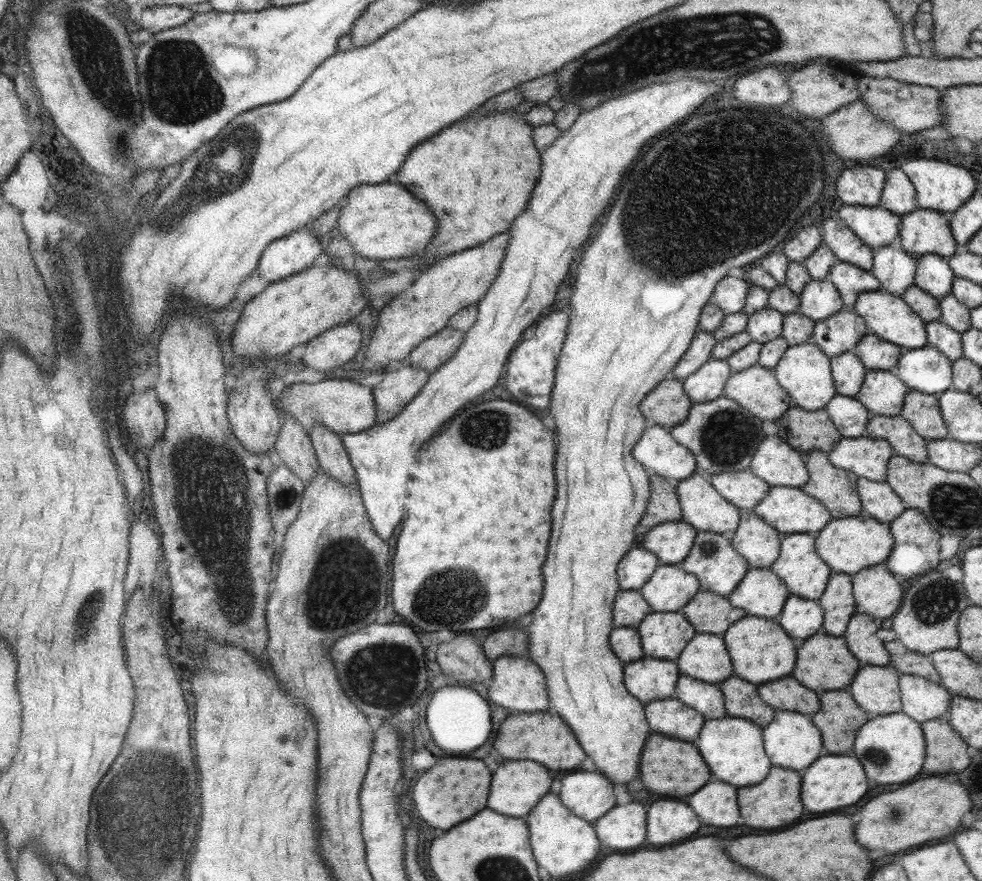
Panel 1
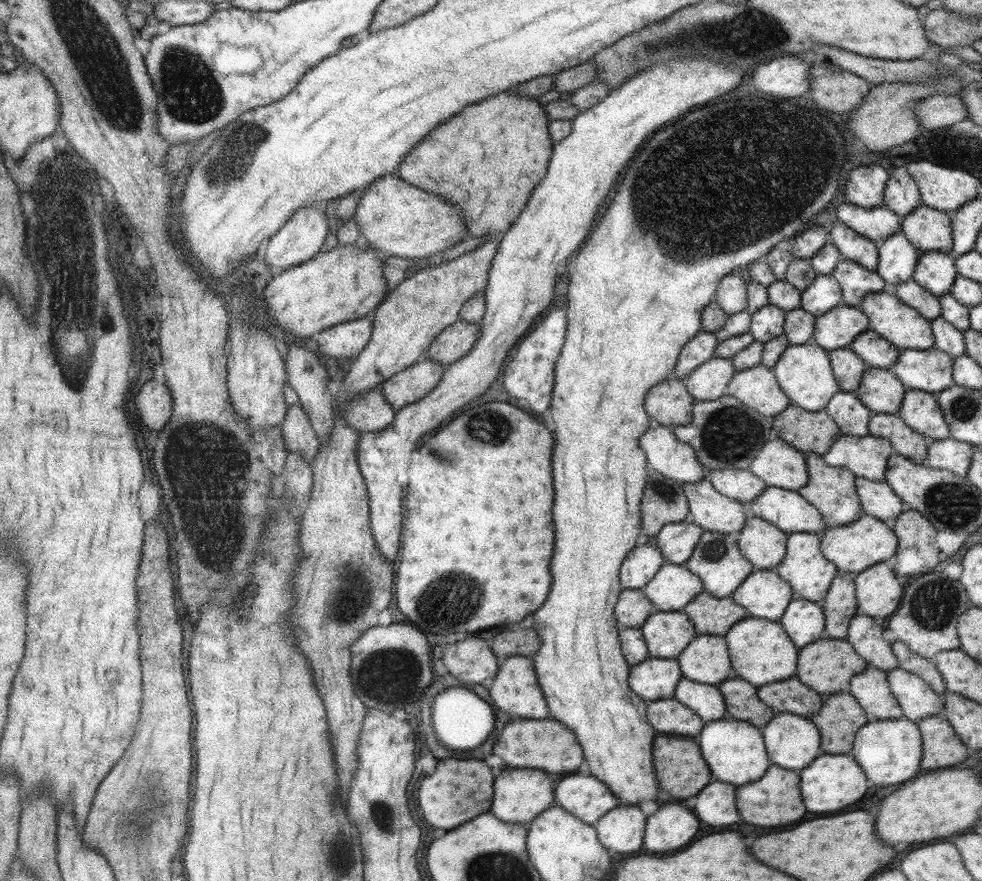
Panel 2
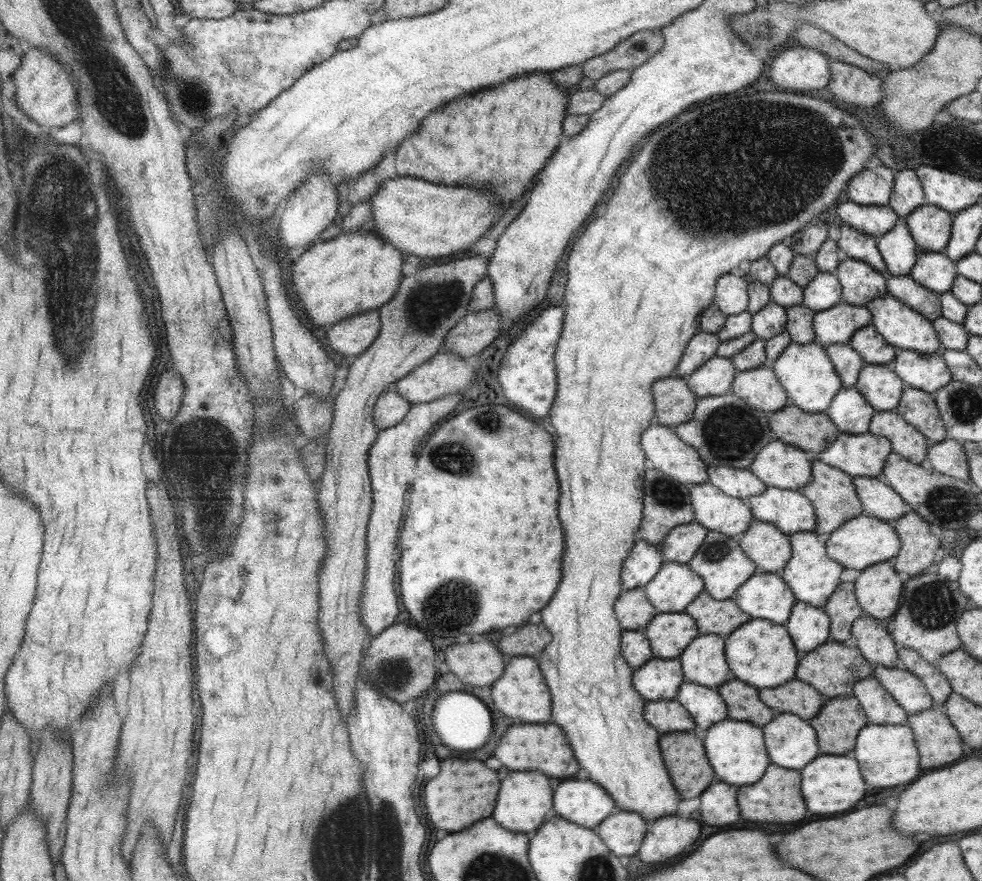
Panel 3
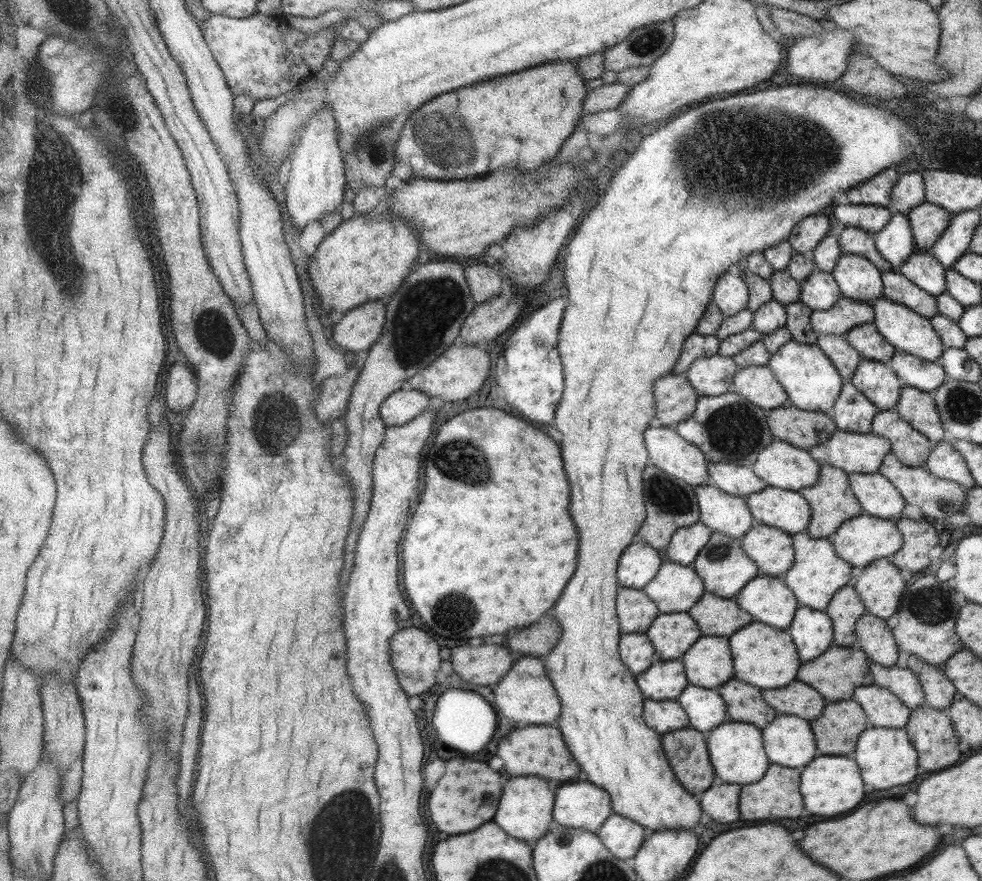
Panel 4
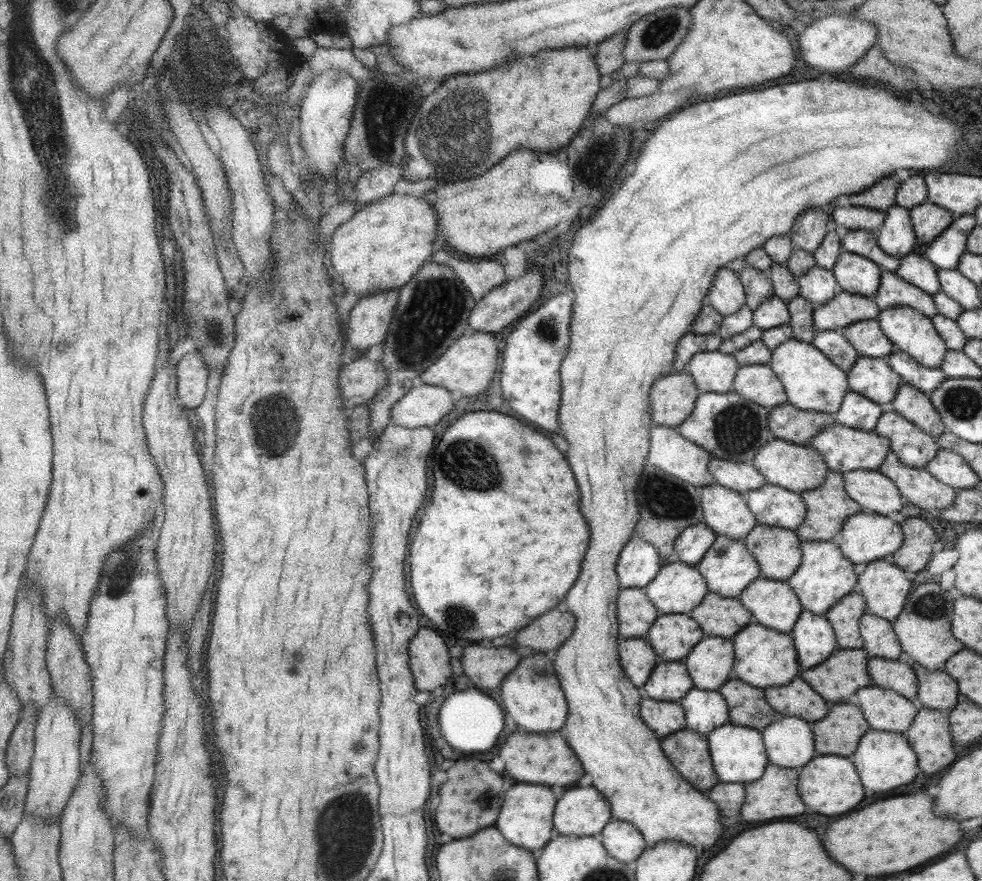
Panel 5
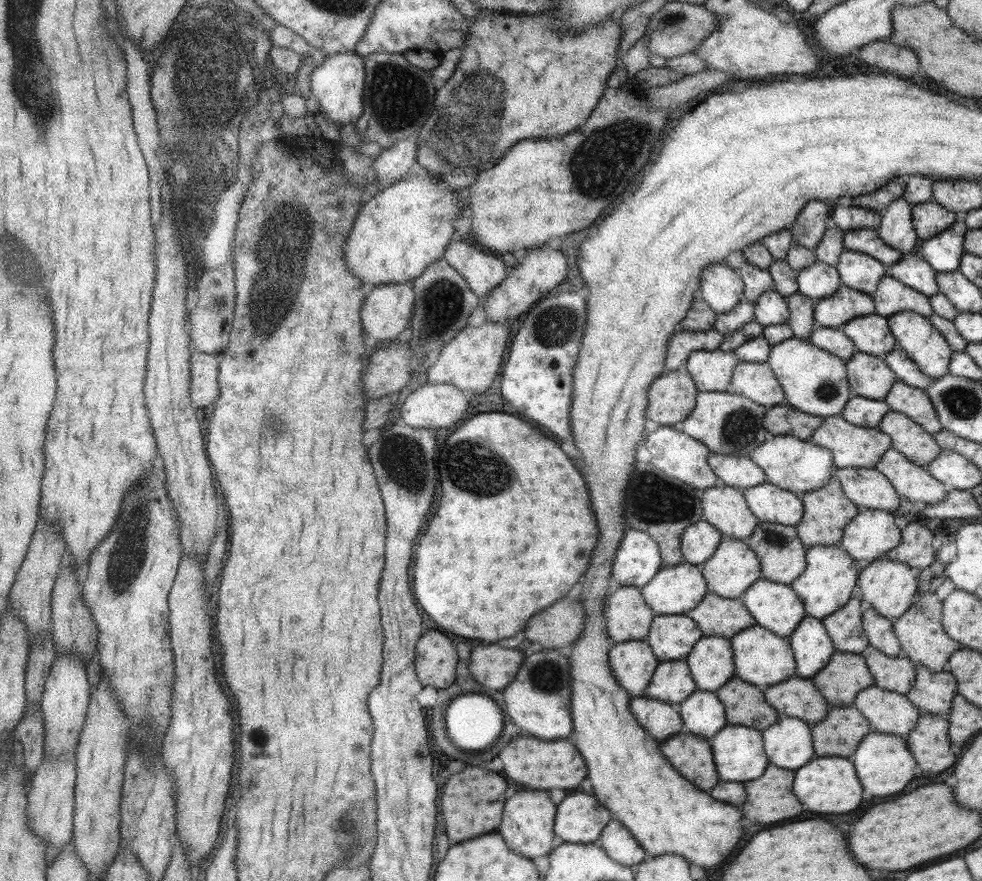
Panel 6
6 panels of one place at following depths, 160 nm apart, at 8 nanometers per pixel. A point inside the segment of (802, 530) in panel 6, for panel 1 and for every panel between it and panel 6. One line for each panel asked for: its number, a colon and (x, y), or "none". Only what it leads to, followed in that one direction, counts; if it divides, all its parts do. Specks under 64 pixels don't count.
1: (835, 488)
2: (831, 490)
3: (832, 493)
4: (832, 502)
5: (827, 506)

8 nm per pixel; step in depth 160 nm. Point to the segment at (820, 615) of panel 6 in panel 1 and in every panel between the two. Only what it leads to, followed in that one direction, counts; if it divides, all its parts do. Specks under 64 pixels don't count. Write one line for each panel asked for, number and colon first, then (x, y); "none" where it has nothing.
1: (799, 567)
2: (803, 566)
3: (811, 575)
4: (816, 572)
5: (824, 575)

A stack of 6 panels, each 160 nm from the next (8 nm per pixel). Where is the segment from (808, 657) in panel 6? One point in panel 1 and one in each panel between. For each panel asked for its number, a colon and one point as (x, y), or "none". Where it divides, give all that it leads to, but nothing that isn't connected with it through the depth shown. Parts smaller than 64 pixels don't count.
1: (799, 617)
2: (803, 620)
3: (808, 626)
4: (811, 630)
5: (813, 636)

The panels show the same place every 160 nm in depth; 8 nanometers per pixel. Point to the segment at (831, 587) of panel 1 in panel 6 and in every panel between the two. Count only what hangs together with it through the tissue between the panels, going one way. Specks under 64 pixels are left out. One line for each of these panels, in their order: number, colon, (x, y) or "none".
2: (839, 605)
3: (841, 607)
4: (844, 608)
5: (843, 616)
6: (844, 626)

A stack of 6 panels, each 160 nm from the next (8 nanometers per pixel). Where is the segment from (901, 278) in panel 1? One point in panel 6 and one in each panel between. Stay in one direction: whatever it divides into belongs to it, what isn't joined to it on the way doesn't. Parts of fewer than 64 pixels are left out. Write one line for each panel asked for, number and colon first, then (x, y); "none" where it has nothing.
2: (897, 258)
3: (898, 250)
4: (894, 242)
5: (896, 238)
6: (896, 229)

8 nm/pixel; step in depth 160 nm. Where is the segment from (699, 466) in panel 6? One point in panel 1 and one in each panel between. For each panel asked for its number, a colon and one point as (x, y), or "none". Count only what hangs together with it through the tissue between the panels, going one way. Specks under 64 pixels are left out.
1: (656, 451)
2: (675, 460)
3: (661, 446)
4: (667, 451)
5: (670, 452)

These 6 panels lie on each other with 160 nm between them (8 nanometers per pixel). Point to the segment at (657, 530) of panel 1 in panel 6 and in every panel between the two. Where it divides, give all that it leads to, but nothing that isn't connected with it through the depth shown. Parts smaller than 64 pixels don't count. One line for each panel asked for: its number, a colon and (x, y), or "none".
2: (675, 541)
3: (679, 544)
4: (685, 543)
5: (692, 542)
6: (698, 541)

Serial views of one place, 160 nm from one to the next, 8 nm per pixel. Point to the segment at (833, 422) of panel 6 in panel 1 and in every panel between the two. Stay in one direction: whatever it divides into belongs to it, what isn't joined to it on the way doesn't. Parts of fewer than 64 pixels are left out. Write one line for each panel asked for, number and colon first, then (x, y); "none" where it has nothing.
1: (867, 457)
2: (866, 456)
3: (865, 454)
4: (853, 453)
5: (843, 449)

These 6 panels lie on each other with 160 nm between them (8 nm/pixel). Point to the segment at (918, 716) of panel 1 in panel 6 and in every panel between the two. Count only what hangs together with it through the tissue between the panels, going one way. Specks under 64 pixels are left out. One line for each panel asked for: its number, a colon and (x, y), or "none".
2: (917, 701)
3: (909, 692)
4: (903, 683)
5: (891, 674)
6: (896, 674)

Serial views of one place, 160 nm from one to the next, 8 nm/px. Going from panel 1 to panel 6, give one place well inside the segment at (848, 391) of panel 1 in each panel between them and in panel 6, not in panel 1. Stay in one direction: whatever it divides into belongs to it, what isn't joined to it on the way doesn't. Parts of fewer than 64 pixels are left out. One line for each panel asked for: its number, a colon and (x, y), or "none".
2: (847, 369)
3: (847, 364)
4: (845, 359)
5: (832, 344)
6: (830, 340)

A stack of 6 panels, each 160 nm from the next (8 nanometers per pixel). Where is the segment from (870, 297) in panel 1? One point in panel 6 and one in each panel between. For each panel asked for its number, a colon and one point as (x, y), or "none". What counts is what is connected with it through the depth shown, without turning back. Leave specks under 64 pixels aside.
2: (898, 323)
3: (901, 327)
4: (909, 332)
5: (909, 331)
6: (914, 334)

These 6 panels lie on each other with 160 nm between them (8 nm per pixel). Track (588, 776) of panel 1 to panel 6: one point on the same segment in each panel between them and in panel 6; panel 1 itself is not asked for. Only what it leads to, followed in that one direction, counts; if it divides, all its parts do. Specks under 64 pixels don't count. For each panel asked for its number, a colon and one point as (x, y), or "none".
2: (585, 797)
3: (583, 802)
4: (583, 805)
5: (580, 811)
6: (579, 818)

